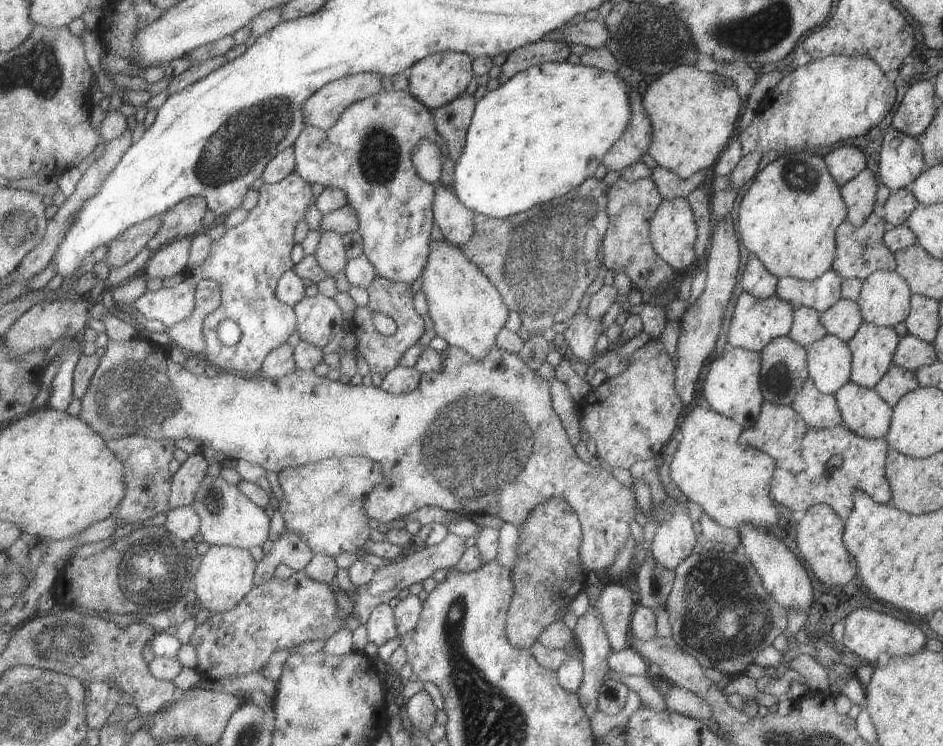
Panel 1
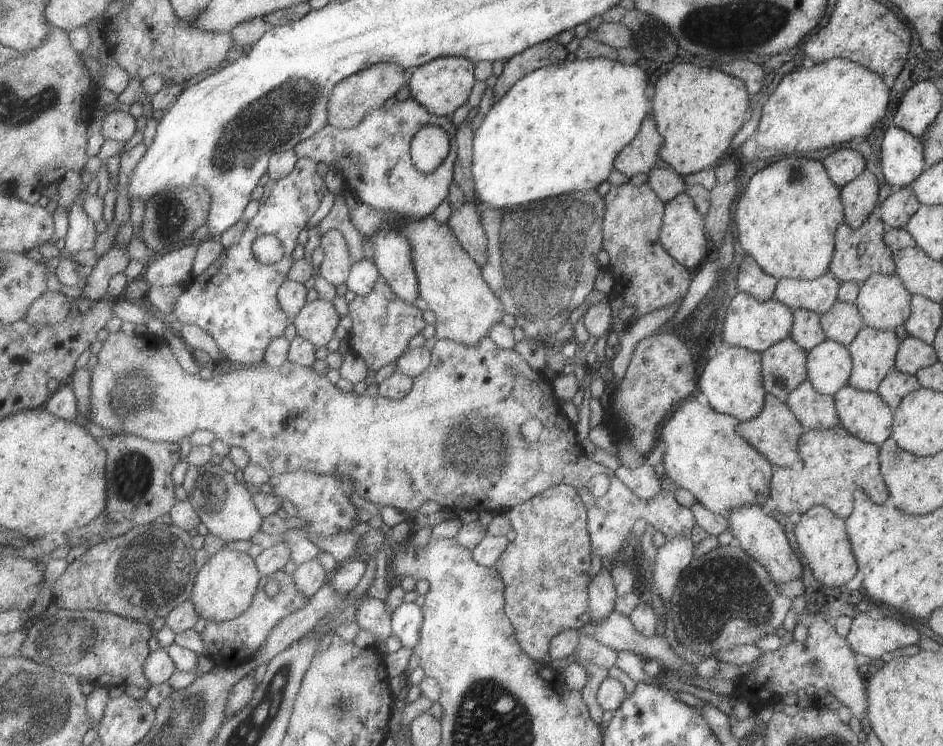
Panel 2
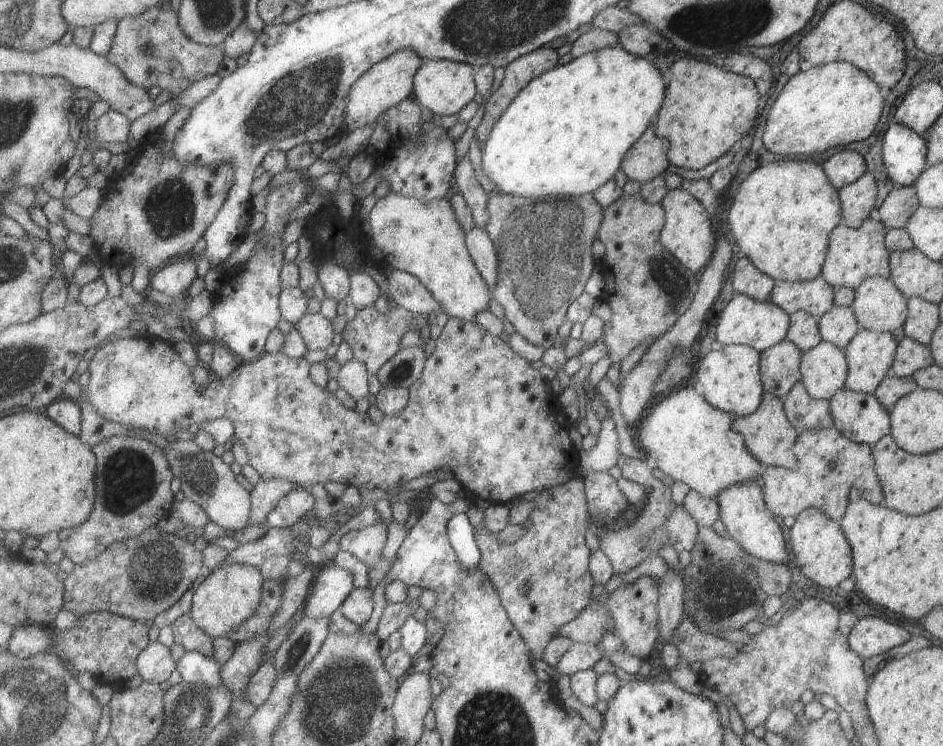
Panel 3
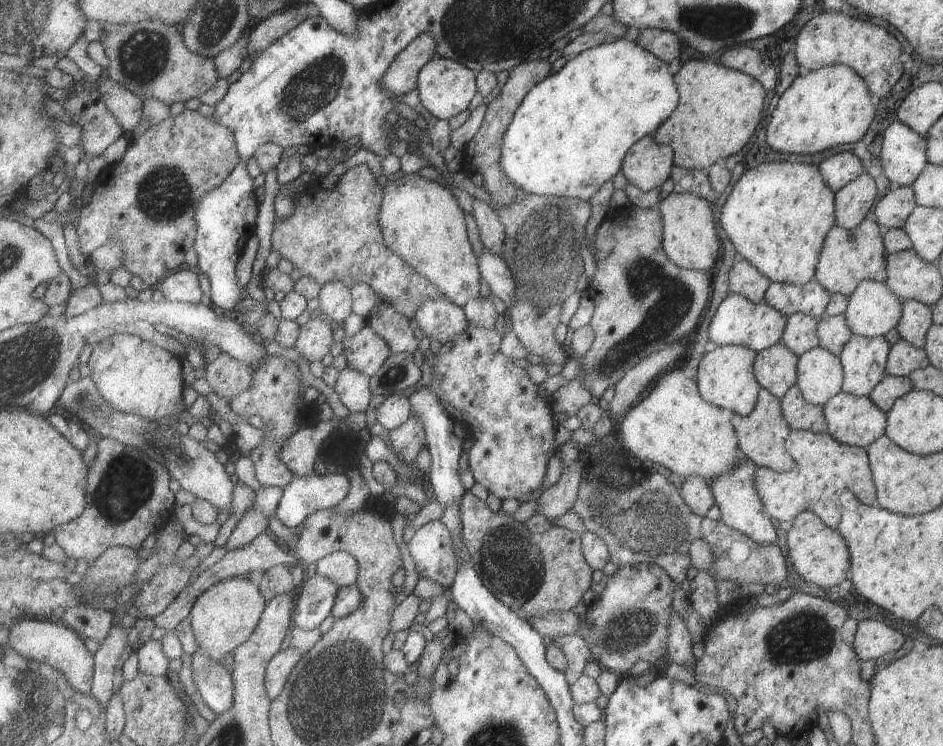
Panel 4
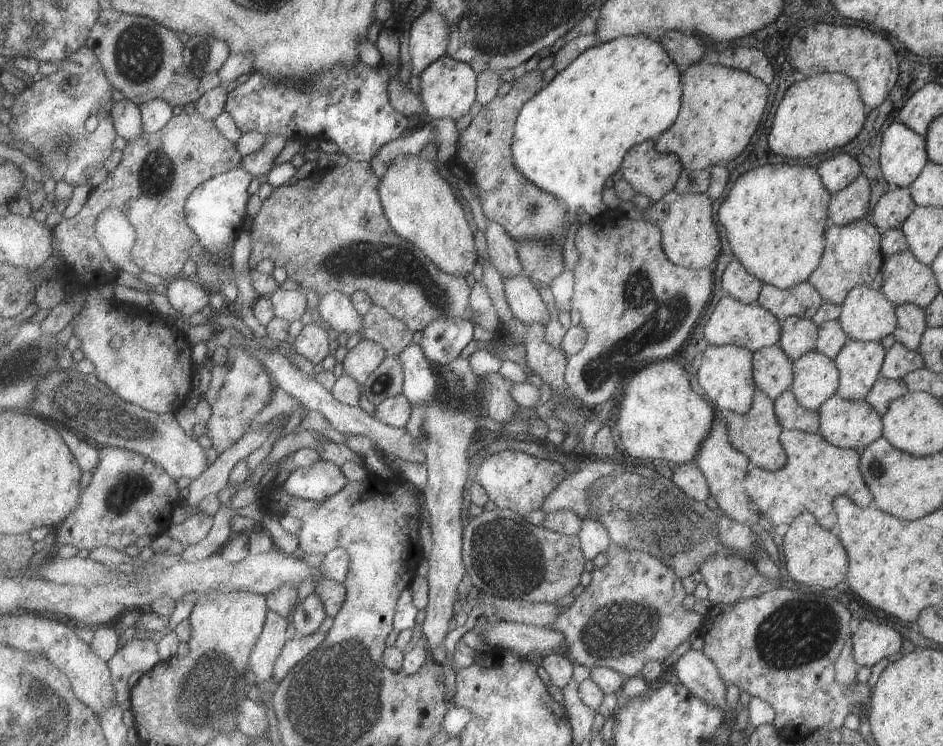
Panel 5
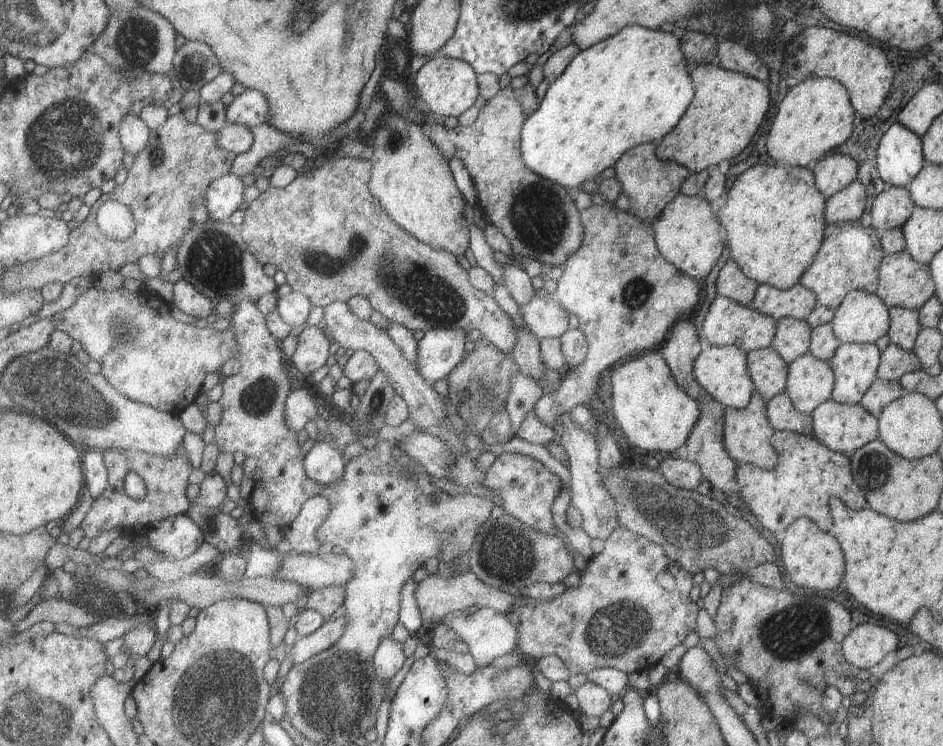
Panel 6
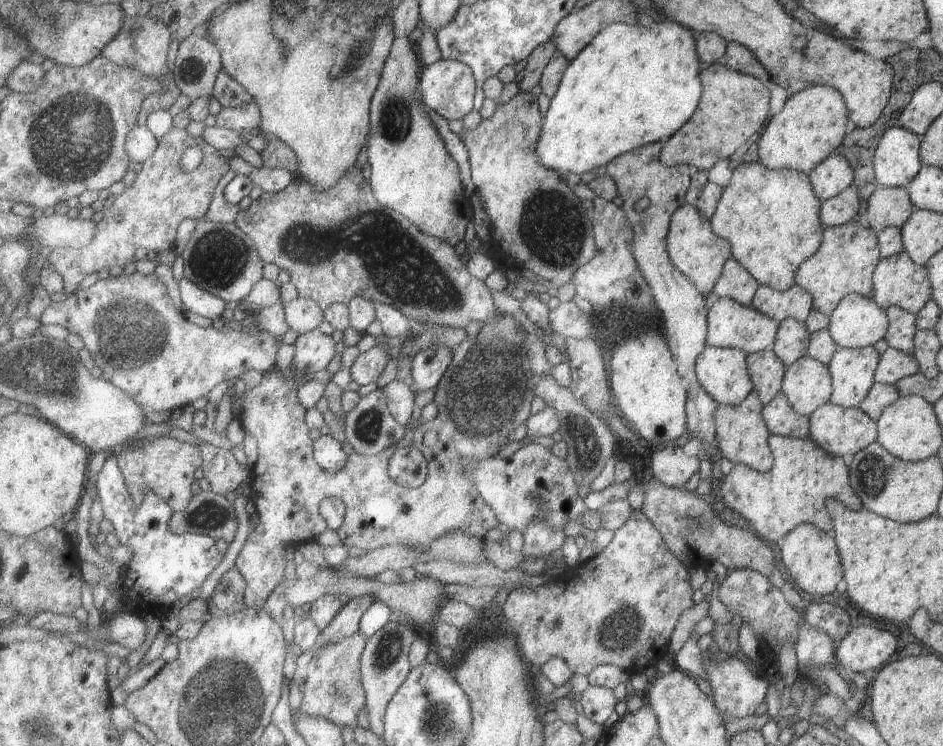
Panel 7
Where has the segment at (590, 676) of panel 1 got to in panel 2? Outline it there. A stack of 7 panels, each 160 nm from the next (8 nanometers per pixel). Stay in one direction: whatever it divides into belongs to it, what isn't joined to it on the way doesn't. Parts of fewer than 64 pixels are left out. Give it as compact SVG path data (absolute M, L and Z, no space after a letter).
M601 566L588 584L589 621L602 620L602 618L613 609L613 599L615 596L614 582L610 572Z

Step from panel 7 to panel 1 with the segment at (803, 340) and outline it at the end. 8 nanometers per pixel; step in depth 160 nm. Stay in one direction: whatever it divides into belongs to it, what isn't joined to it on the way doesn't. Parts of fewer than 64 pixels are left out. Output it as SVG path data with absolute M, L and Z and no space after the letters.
M799 307L792 312L792 325L788 337L806 347L826 335L826 330L820 321L820 313L809 307Z

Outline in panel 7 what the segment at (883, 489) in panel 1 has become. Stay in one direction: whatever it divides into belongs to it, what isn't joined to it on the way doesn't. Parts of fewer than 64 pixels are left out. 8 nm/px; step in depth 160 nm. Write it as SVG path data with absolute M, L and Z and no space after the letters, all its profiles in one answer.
M770 435L767 440L774 462L768 472L758 472L742 463L733 463L732 471L725 474L721 480L721 488L717 491L725 508L733 510L736 515L741 516L746 522L751 523L752 531L766 543L775 542L788 534L795 526L802 523L813 524L821 531L831 534L832 521L826 512L824 501L834 499L847 506L849 510L860 510L862 506L859 496L851 489L849 483L848 467L843 464L839 456L824 452L810 439L792 438L782 435Z

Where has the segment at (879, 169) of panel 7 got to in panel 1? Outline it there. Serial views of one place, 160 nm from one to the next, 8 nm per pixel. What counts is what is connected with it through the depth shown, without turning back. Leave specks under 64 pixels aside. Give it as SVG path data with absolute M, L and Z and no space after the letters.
M893 128L883 135L878 172L881 182L890 190L909 186L925 169L922 148L916 137Z

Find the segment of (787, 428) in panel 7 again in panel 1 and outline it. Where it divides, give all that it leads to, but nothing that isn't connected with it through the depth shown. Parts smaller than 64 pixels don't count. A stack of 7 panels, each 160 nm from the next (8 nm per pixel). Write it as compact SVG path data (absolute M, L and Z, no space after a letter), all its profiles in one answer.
M809 378L793 397L790 407L801 415L809 429L831 428L842 422L835 397L820 393Z

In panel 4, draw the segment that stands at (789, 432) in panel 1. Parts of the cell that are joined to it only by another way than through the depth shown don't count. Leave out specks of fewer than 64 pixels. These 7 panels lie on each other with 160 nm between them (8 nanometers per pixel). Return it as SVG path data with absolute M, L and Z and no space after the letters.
M759 389L755 406L747 416L731 415L731 426L737 437L739 453L747 457L757 467L770 468L778 473L790 471L794 462L785 448L785 437L789 434L780 409L780 399L776 399L768 390Z

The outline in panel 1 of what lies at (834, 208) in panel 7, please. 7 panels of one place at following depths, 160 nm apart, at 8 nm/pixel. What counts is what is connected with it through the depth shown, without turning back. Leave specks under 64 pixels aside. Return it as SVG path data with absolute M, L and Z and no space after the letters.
M865 168L840 186L840 195L846 206L846 219L858 227L872 213L877 182L873 173Z

